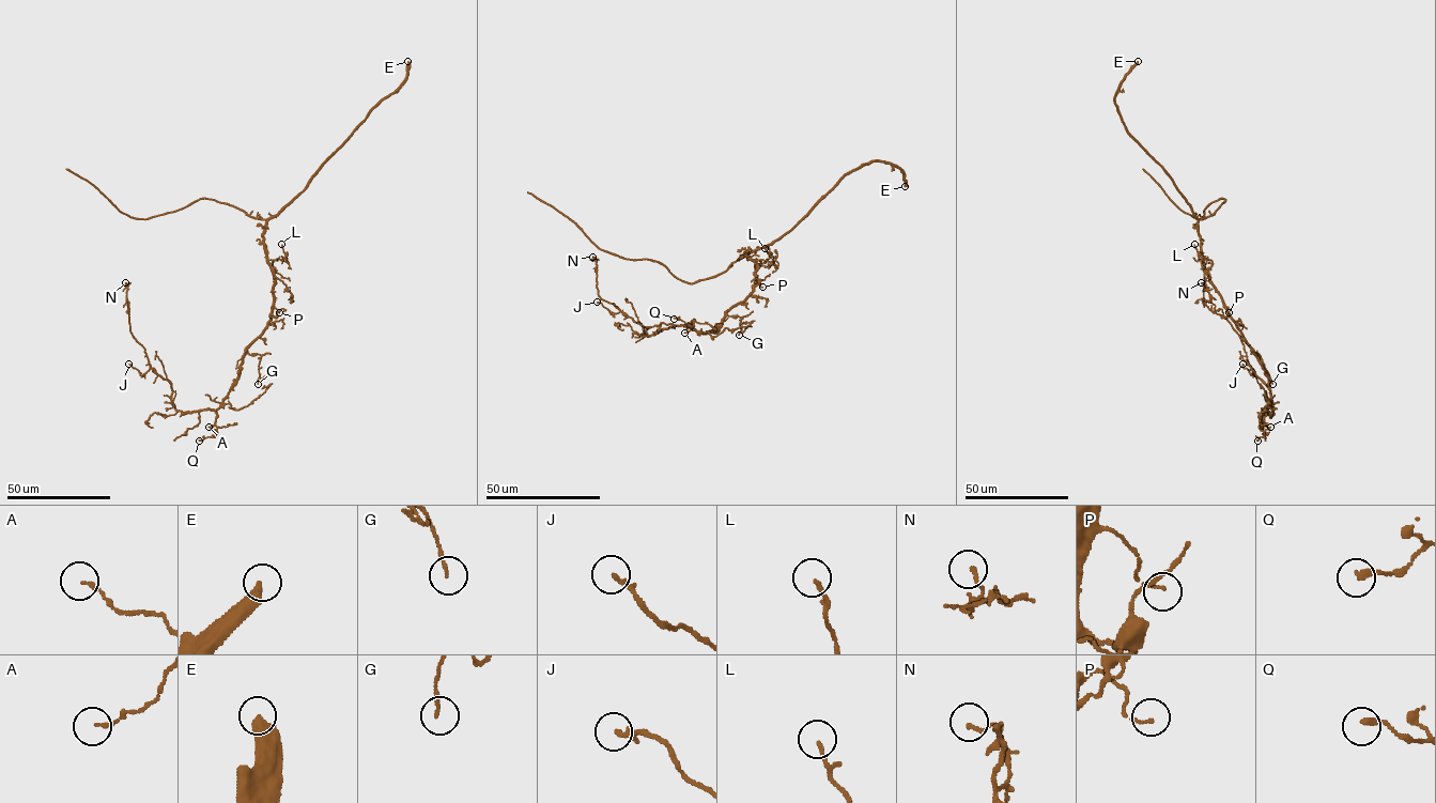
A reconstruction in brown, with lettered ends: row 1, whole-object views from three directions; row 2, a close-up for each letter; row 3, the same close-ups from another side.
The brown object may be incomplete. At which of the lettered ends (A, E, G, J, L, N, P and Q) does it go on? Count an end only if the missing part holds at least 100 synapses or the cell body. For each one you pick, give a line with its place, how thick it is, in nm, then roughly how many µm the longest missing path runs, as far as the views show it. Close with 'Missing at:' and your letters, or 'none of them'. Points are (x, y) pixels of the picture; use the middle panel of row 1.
E: (905, 186) | 500 nm | 150 µm
Missing at: E

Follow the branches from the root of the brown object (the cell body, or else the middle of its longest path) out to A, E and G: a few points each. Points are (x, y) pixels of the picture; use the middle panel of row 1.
A: (755, 282), (754, 290), (727, 312), (715, 331), (699, 334), (692, 325), (693, 320), (693, 325), (684, 333)
E: (755, 282), (757, 264), (744, 255), (781, 238), (846, 174), (874, 160), (888, 161), (902, 172), (905, 186)
G: (755, 282), (754, 290), (727, 312), (742, 317), (739, 335)

